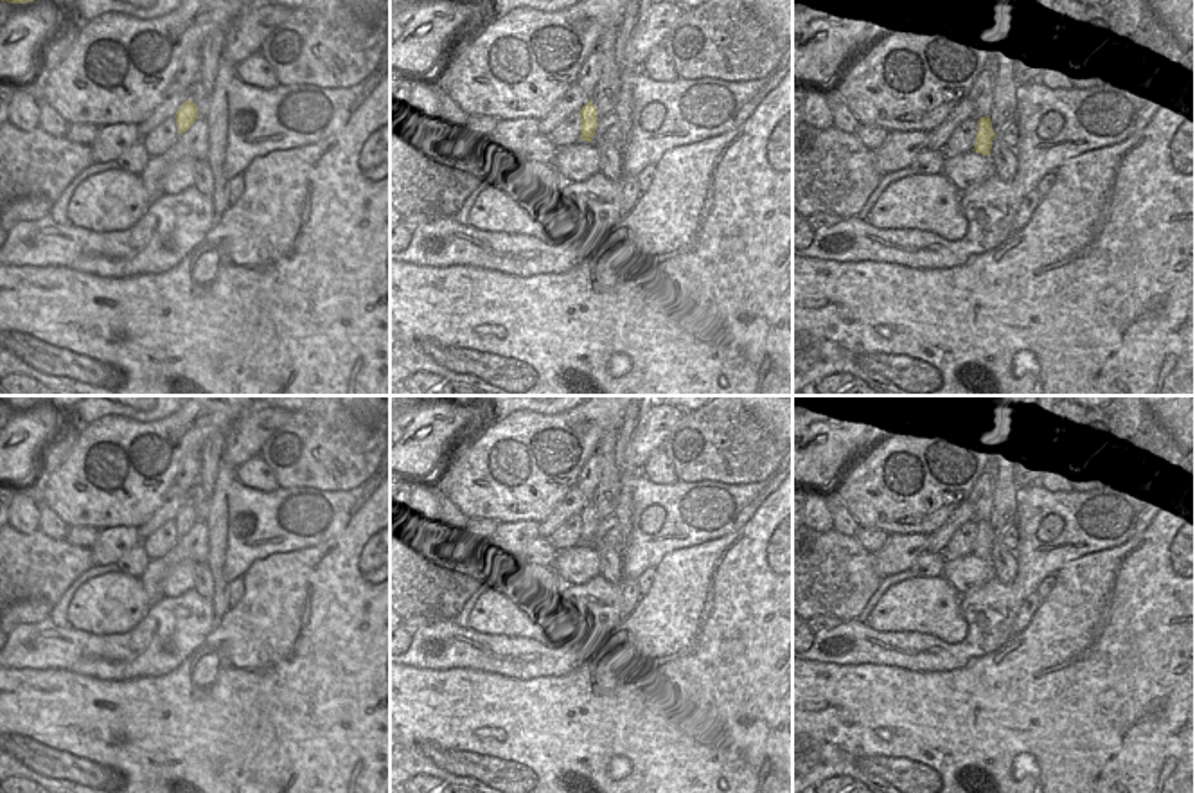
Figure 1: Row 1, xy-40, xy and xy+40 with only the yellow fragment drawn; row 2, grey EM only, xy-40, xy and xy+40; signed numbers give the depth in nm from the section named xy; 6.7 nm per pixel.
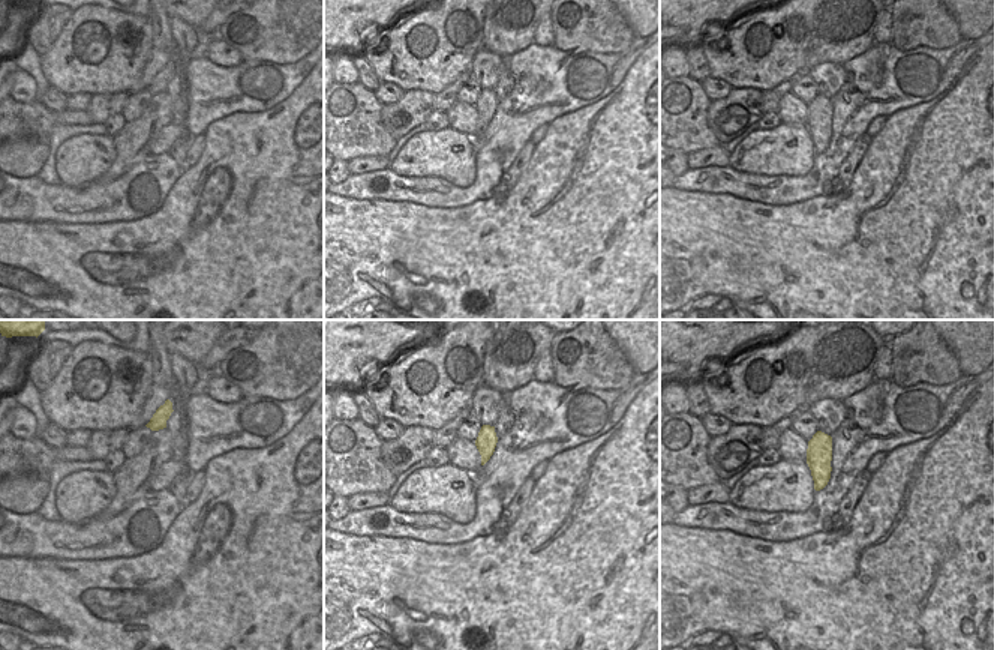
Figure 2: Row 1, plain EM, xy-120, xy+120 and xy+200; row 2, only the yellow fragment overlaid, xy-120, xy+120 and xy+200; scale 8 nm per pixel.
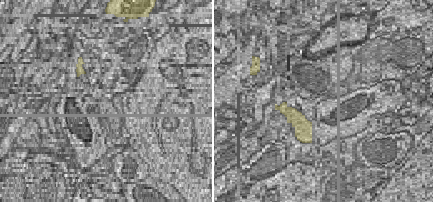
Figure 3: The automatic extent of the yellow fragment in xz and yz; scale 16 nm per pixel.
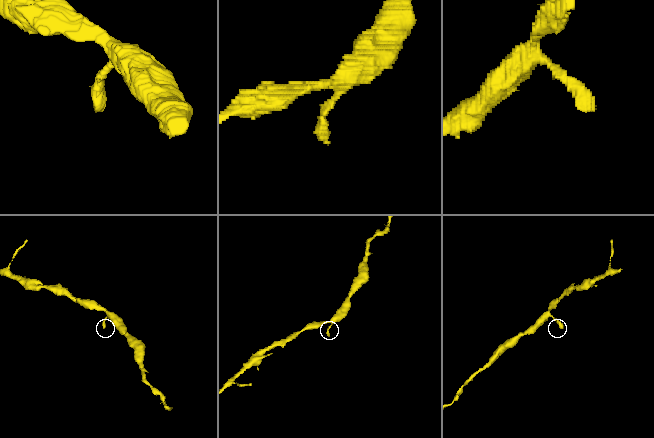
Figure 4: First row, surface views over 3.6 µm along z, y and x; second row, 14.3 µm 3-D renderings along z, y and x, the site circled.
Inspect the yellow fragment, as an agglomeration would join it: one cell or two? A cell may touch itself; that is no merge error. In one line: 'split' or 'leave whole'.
leave whole

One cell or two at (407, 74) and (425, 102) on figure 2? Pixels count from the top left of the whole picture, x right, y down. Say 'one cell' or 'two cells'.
two cells

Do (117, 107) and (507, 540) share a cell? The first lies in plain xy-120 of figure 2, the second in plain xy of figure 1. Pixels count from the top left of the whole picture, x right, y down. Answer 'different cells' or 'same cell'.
same cell

